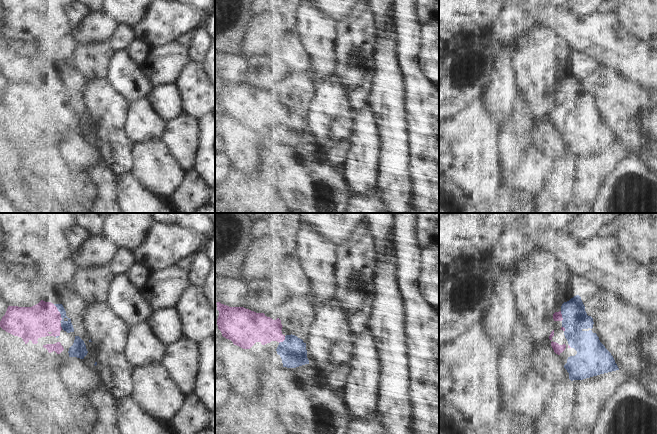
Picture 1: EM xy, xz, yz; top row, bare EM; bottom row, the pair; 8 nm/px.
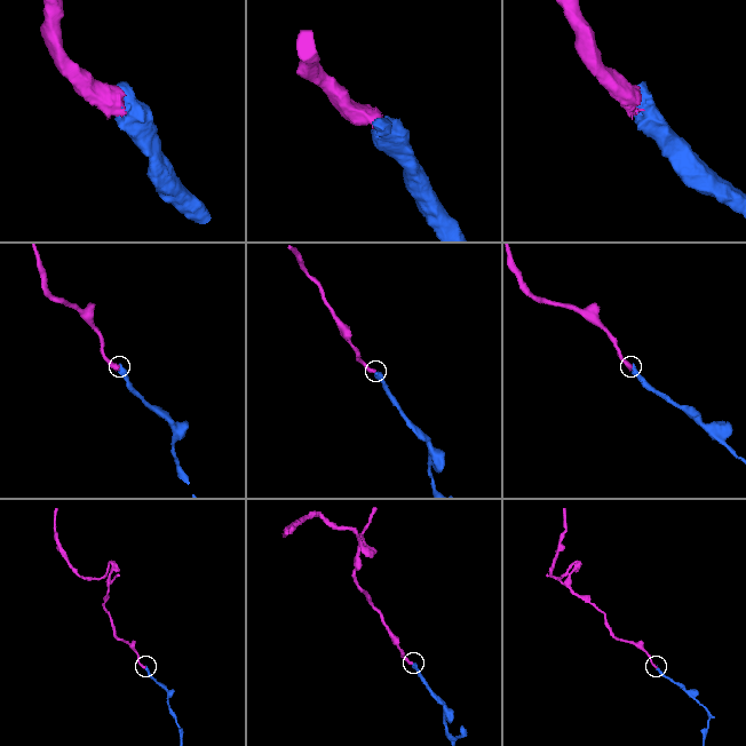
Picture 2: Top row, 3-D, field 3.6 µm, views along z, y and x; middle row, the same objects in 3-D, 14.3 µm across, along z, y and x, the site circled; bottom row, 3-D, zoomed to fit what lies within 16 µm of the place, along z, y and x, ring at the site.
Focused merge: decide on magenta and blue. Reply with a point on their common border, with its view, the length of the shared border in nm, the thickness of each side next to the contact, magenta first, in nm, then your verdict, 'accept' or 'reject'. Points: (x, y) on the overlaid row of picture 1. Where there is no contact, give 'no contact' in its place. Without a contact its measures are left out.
contact xy (59, 312); length 150 nm; calibres 280 and 90 nm; accept

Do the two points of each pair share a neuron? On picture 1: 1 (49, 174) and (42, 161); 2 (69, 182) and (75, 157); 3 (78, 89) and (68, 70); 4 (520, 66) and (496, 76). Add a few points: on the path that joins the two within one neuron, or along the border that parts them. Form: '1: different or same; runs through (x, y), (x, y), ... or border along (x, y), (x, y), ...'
1: same; runs through (48, 171), (42, 164)
2: different; border along (88, 173), (74, 172), (62, 177)
3: same; runs through (76, 84), (70, 75)
4: different; border along (508, 49), (511, 55), (516, 87), (519, 92)

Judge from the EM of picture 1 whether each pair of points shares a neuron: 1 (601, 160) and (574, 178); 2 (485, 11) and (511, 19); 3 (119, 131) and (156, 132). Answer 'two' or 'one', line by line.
1: one
2: two
3: two

